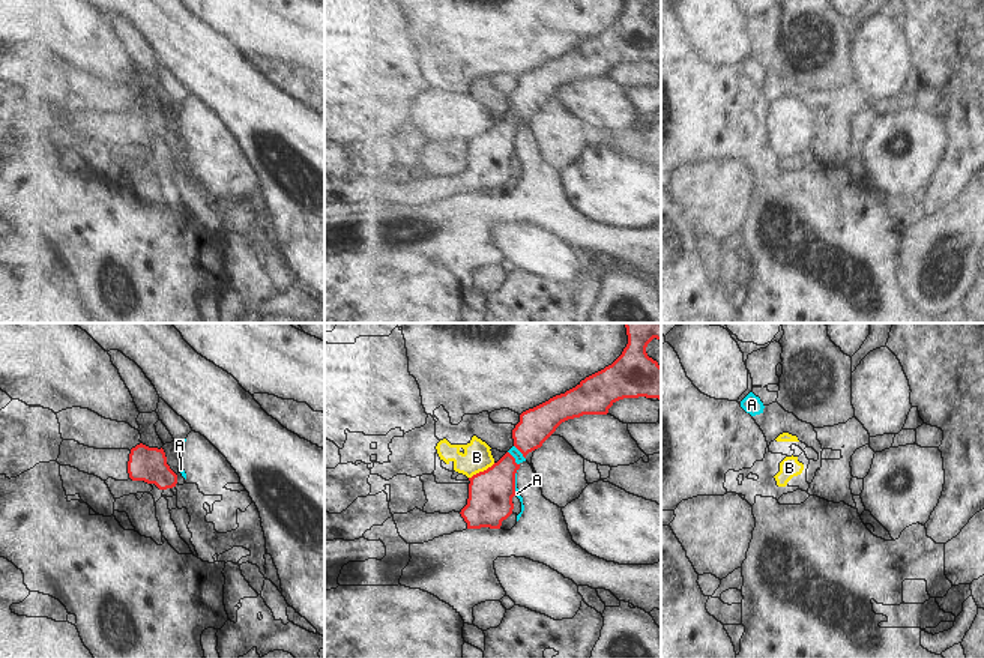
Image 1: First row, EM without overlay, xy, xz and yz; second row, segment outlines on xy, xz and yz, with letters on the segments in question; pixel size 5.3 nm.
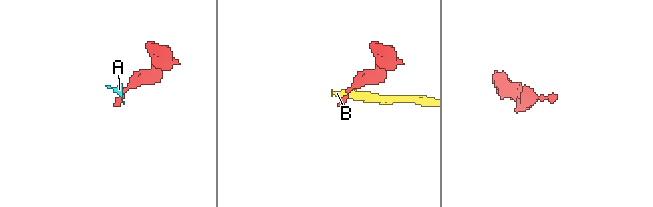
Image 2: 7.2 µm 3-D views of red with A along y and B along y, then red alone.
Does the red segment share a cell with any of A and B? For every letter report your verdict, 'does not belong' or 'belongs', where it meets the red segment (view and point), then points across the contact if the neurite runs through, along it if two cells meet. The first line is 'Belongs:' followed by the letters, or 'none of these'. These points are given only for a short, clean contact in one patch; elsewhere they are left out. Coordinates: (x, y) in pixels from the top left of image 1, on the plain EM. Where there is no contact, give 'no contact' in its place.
Belongs: none of these
A: does not belong; meets red in xz at (514, 122)
B: does not belong; meets red in xz at (481, 135); border along xz (495, 126), (469, 141)

